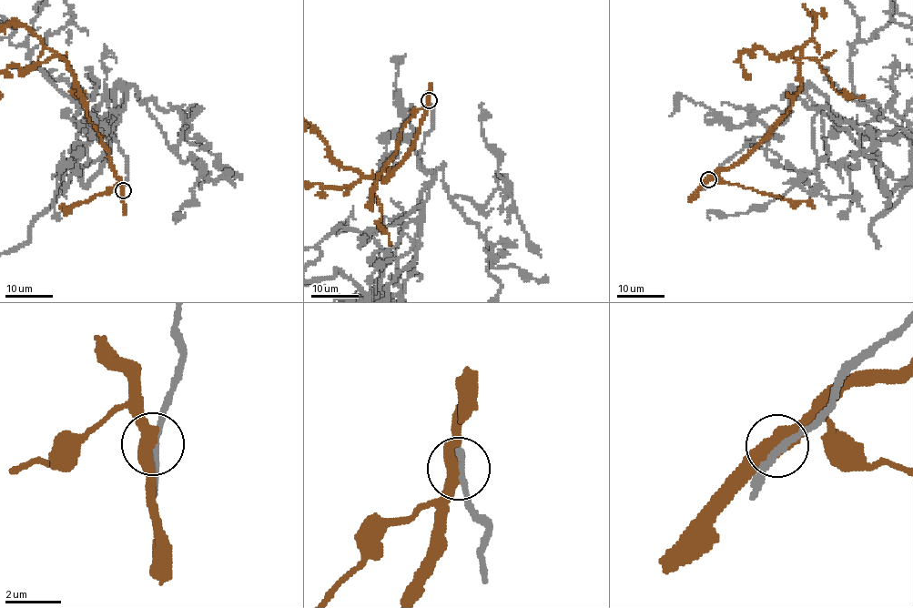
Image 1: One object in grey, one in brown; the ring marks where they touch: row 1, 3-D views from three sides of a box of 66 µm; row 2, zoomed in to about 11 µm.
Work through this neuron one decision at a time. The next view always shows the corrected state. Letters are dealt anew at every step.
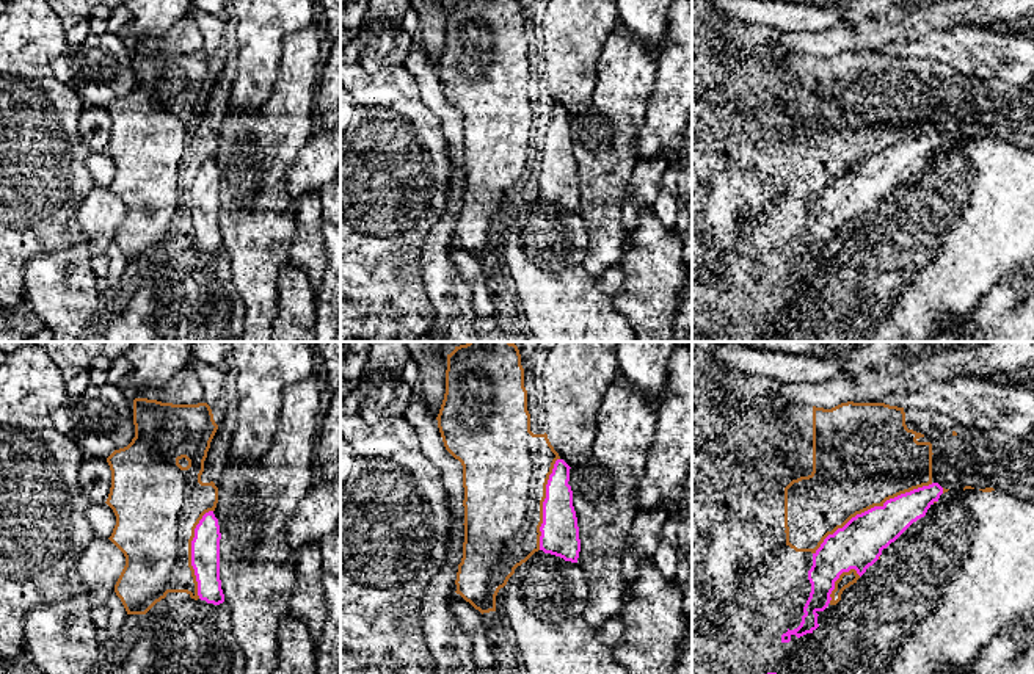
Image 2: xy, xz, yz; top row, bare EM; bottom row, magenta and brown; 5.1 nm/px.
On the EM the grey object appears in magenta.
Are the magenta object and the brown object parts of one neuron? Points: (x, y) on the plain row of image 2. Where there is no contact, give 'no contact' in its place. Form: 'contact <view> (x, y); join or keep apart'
contact yz (871, 157); keep apart

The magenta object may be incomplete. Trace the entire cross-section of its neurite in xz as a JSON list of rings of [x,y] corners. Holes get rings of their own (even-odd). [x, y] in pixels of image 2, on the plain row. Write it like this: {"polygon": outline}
{"polygon": [[[557,108],[546,133],[540,199],[577,212],[581,201],[577,166],[573,155],[570,114]]]}

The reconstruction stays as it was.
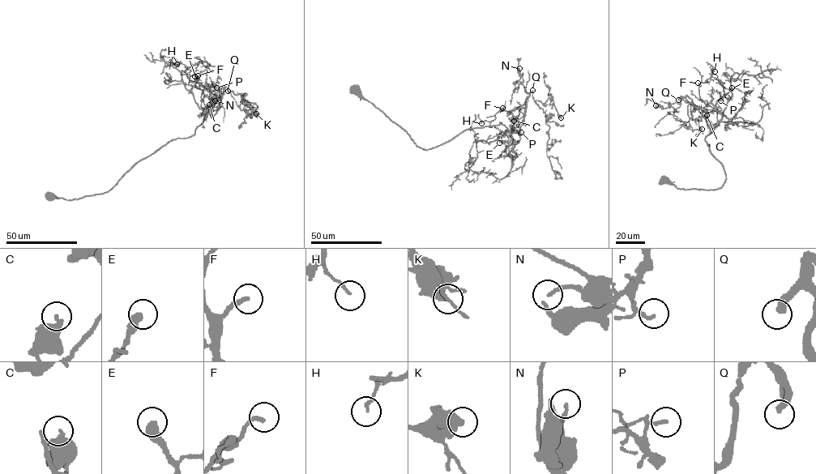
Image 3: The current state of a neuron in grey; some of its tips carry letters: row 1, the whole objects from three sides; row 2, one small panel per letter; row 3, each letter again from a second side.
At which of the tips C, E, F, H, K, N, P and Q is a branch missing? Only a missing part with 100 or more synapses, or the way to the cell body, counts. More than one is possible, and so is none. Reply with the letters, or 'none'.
Q

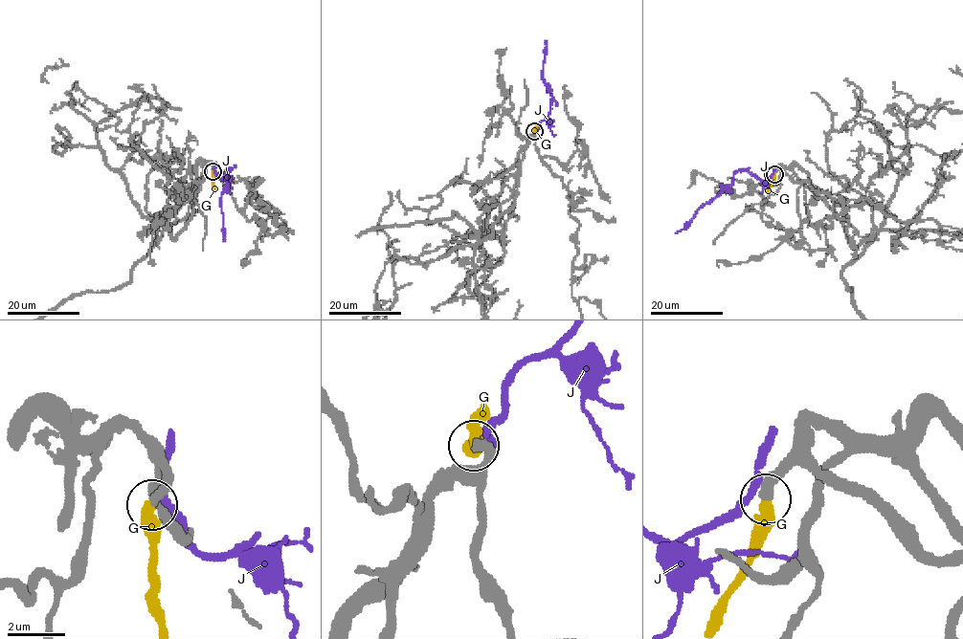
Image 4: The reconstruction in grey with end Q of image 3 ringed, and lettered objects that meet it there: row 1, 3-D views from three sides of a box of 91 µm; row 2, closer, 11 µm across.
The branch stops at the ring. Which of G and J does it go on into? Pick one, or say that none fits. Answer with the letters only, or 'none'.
G

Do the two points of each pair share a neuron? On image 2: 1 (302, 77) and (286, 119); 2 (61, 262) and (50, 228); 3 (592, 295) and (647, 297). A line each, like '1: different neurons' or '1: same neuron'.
1: same neuron
2: different neurons
3: different neurons

